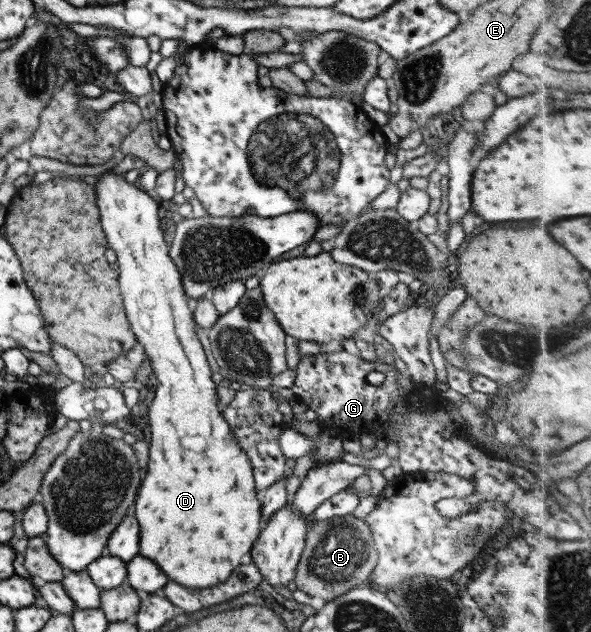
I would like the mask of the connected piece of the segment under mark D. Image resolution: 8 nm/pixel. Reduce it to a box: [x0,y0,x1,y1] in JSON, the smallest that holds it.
[93,174,261,588]

